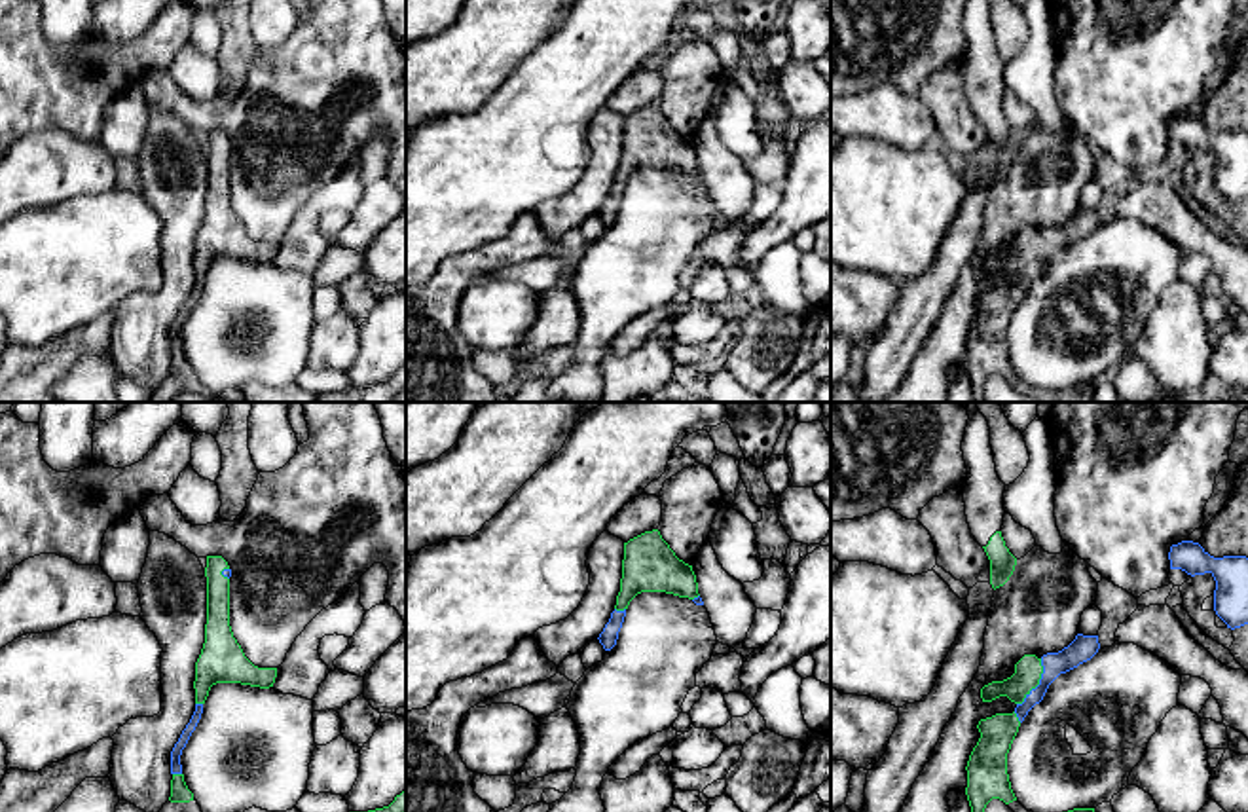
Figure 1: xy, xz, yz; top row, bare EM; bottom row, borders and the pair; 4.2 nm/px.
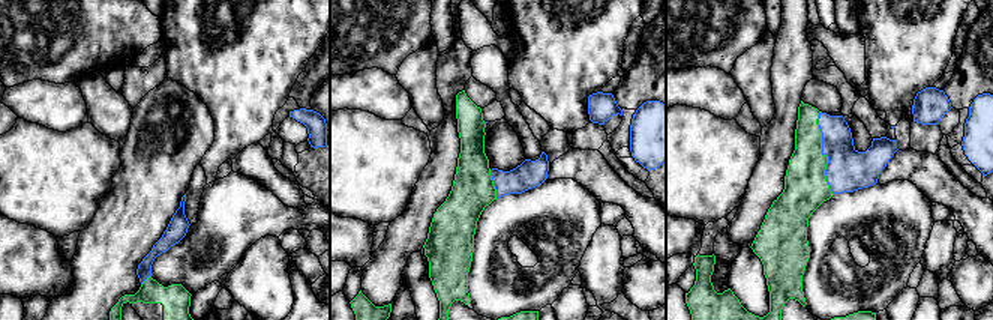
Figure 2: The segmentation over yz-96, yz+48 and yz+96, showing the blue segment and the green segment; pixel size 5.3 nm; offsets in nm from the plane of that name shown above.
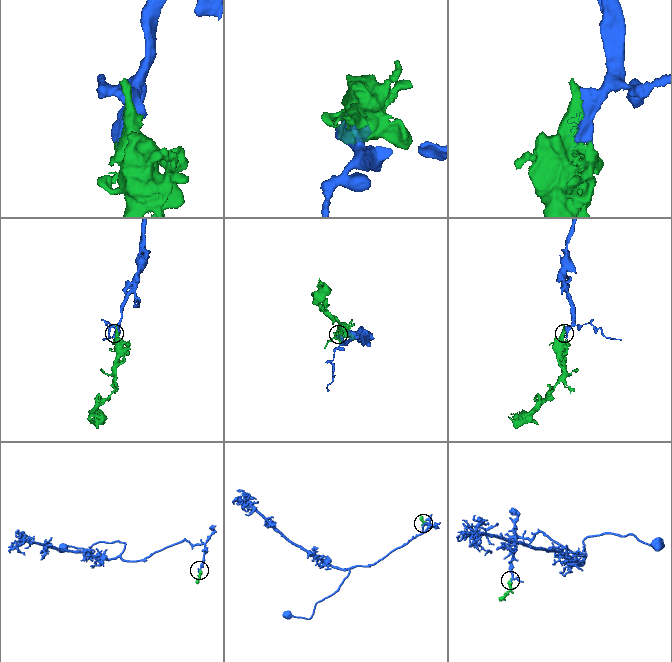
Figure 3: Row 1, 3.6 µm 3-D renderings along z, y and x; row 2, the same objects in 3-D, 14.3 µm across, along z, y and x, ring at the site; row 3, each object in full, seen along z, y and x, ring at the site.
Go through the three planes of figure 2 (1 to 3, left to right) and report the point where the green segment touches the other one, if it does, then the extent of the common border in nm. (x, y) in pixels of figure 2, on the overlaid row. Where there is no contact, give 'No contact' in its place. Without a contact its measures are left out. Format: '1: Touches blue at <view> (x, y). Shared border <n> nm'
1: Touches blue at yz-96 (146, 278). Shared border 80 nm
2: Touches blue at yz+48 (494, 184). Shared border 160 nm
3: Touches blue at yz+96 (824, 153). Shared border 460 nm

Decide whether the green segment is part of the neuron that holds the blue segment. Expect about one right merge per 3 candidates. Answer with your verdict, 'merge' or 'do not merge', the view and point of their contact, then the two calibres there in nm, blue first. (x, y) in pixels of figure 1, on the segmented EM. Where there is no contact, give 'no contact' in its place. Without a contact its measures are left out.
merge | yz (1040, 683) | 110/120 nm

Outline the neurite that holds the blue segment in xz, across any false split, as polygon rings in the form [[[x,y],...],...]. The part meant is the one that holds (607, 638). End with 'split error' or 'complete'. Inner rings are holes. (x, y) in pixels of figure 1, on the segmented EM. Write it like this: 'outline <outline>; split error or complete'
outline [[[658,529],[624,543],[620,592],[615,611],[597,637],[605,651],[616,645],[626,609],[641,592],[666,592],[704,605],[692,565],[675,556]]]; split error

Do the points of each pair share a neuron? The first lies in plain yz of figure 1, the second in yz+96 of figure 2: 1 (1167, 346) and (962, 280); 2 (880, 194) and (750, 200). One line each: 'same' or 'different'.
1: different
2: different

